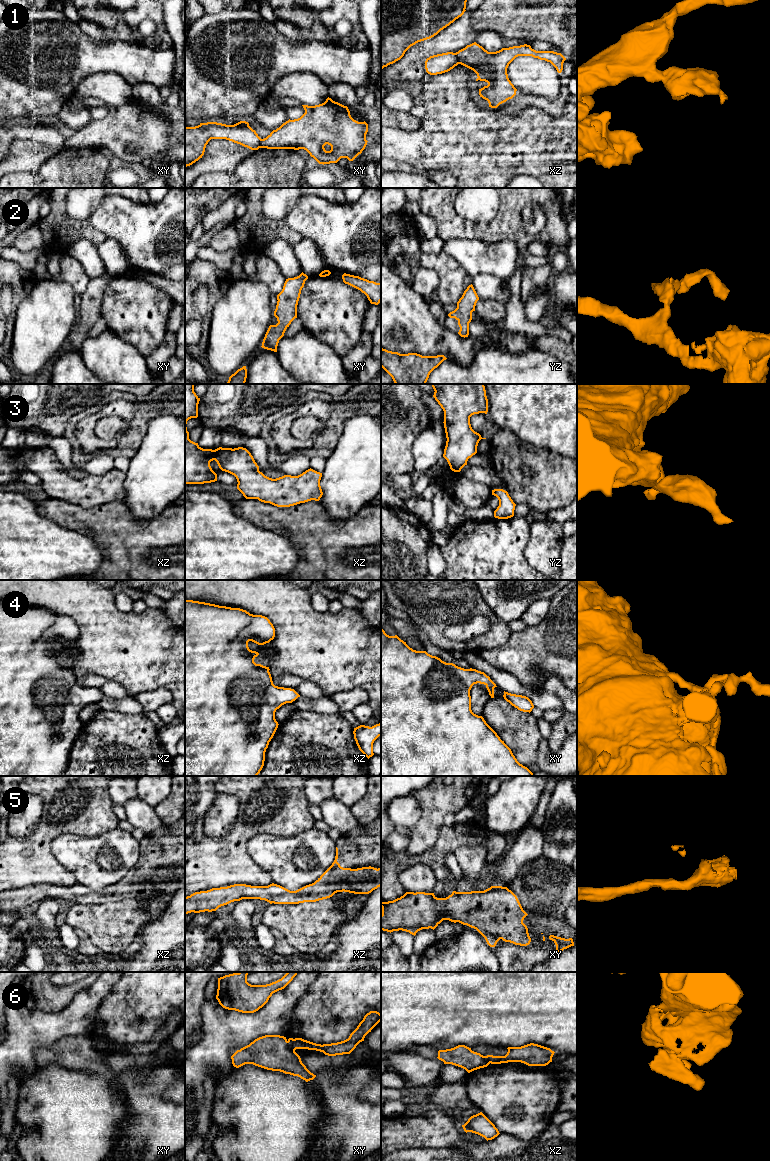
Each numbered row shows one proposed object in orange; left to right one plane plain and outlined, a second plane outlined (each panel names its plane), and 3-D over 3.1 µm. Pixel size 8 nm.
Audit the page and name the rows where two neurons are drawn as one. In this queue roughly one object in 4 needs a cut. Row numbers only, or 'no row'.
1, 6

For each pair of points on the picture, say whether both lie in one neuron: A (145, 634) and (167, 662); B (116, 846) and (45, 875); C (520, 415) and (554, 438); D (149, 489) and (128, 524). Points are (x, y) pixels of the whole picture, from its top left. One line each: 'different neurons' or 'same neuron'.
A: same neuron
B: different neurons
C: same neuron
D: different neurons

